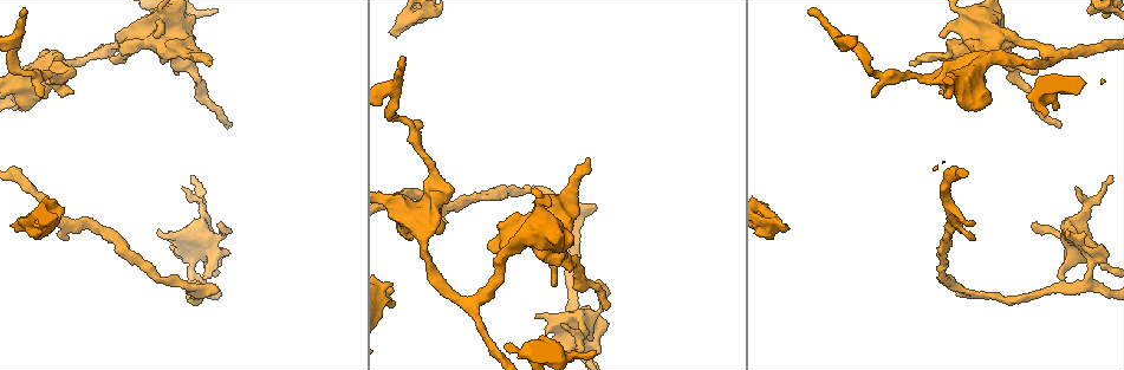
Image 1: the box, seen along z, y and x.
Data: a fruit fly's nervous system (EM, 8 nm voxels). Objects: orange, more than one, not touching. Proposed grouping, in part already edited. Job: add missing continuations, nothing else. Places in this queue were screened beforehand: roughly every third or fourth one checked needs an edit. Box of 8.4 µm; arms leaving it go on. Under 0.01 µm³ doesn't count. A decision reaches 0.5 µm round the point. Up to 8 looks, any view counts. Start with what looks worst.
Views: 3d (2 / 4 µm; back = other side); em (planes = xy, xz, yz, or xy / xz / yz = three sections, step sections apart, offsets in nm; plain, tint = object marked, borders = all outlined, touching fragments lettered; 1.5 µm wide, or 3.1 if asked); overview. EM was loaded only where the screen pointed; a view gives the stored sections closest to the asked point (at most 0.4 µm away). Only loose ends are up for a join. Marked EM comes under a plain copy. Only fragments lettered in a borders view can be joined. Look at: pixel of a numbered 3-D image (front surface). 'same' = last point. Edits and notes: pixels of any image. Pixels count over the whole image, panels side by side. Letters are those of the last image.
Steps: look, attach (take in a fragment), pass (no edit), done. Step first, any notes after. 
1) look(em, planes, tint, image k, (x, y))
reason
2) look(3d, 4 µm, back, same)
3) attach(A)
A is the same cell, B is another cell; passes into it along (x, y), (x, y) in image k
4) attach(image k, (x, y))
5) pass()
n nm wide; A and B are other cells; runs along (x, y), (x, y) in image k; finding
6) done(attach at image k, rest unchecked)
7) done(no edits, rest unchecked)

look(em, planes, borders, image 1, (179, 75))

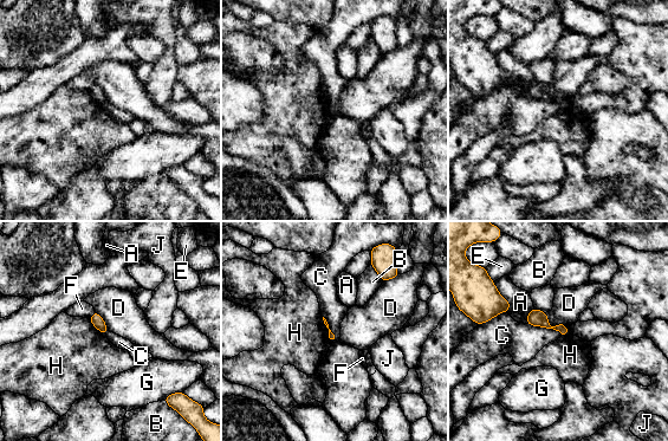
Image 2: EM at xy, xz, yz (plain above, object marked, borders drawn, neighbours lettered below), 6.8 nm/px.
pass()
A, B, C, D, E, F, G, H and J are other cells; border along (526, 323), (552, 328), (562, 334) in image 2; no lettered fragment goes on from it

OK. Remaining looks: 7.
look(em, planes, tint, image 1, (956, 293))
thin end

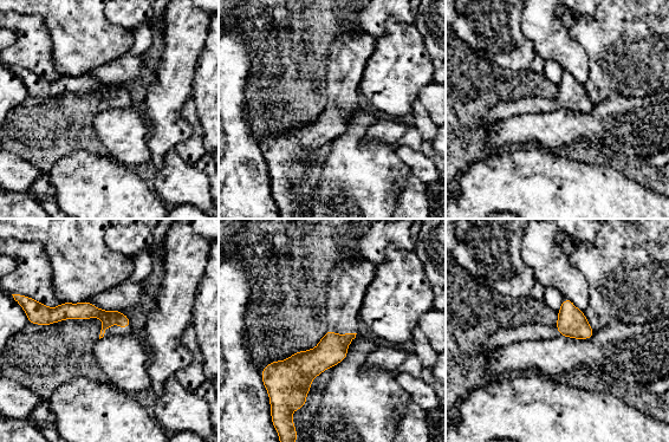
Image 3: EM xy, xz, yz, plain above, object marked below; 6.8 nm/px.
look(em, planes, borders, same)

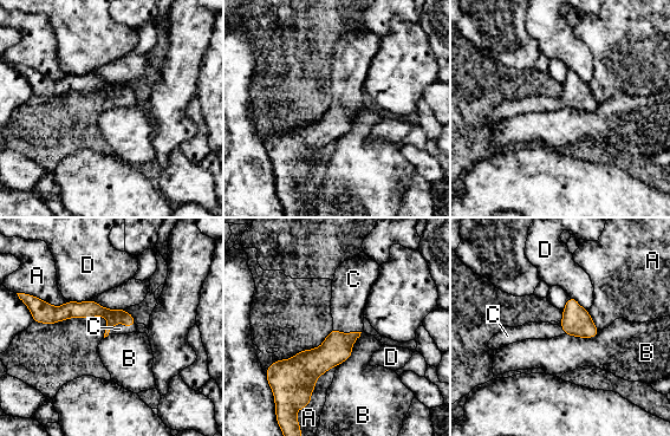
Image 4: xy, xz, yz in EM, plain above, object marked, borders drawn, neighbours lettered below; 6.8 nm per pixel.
attach(C)
C is the same cell, A, B and D are other cells; passes into it along (90, 308), (121, 321), (119, 329) in image 4; the neuron continues

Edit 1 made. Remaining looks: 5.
look(3d, 2 µm, image 1, (41, 94))
tapers out

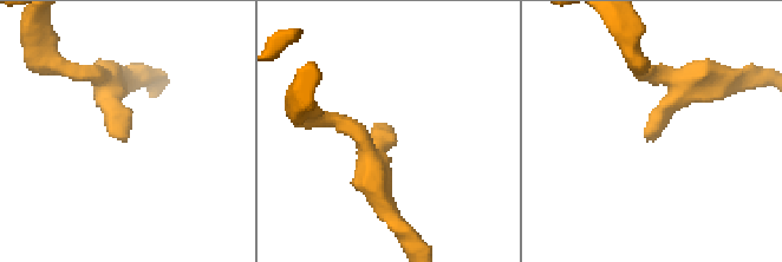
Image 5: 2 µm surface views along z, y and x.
look(em, planes, borders, image 5, (123, 137))
now the EM

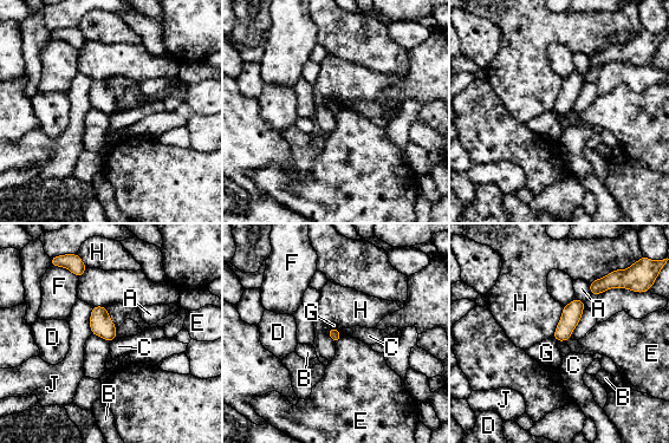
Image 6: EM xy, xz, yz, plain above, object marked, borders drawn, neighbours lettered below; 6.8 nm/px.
pass()
H touches over 240 nm; A, B, C, D, E, F, G, H and J are other cells; border along (117, 329), (115, 337) in image 6; none of them fits

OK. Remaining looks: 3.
done(attach at image 4, rest unchecked)

